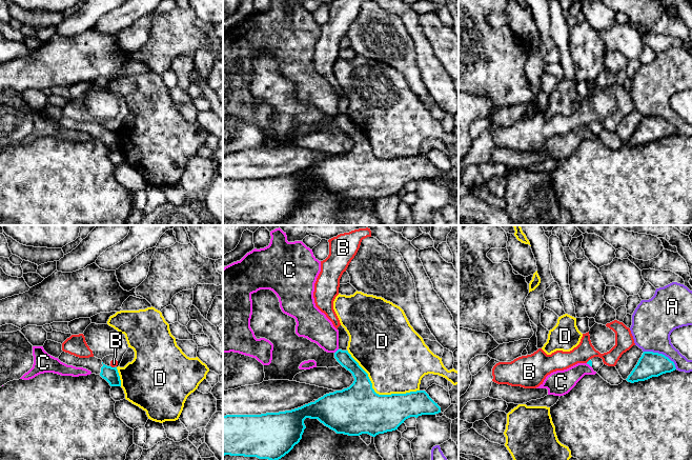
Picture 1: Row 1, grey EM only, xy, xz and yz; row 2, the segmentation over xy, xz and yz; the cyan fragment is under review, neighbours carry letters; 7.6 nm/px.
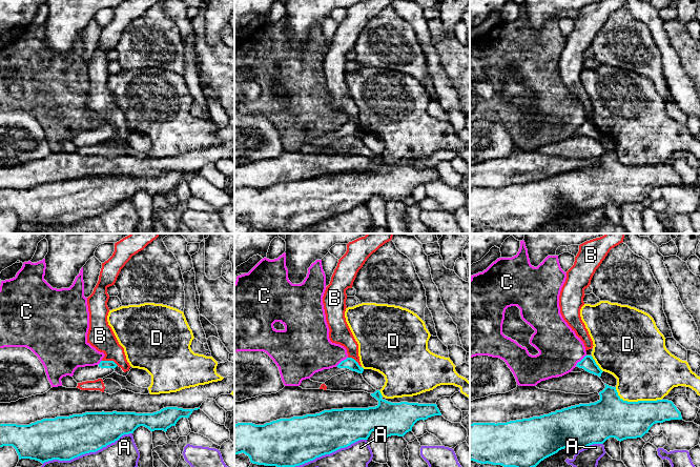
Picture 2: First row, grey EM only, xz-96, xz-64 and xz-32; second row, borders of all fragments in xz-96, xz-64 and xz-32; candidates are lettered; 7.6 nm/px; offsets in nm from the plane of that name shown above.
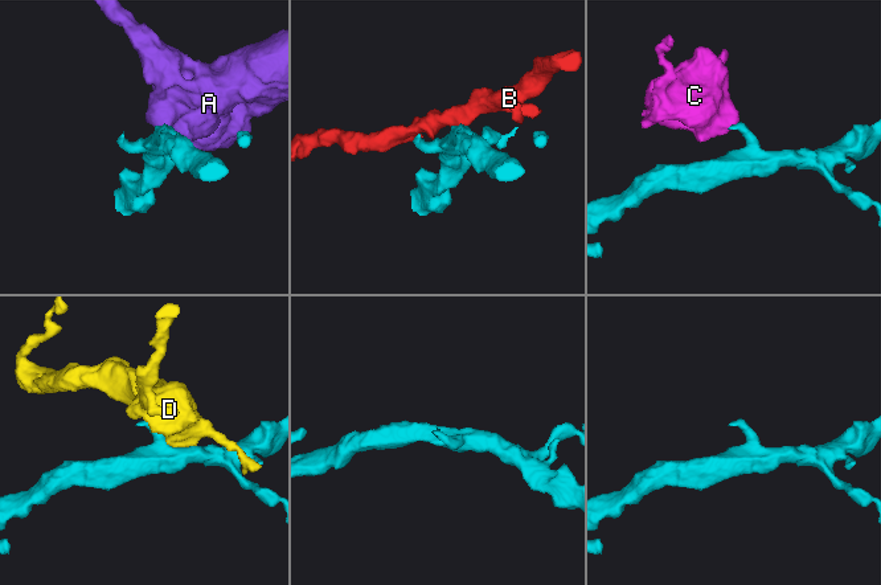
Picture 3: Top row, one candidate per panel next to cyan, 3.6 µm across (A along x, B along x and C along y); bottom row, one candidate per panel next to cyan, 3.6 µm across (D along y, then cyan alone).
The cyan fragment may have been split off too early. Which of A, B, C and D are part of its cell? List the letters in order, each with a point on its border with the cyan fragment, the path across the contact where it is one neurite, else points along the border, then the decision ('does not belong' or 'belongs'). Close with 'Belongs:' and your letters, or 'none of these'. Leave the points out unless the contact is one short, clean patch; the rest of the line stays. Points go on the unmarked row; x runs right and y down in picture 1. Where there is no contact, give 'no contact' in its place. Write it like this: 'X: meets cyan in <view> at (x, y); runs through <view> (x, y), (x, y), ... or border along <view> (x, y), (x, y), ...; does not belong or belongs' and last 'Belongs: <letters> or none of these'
A: meets cyan in yz at (662, 118); does not belong
B: meets cyan in xy at (113, 132); does not belong
C: meets cyan in xz at (337, 115); border along xz (338, 113), (334, 117); does not belong
D: meets cyan in xz at (375, 157); does not belong
Belongs: none of these

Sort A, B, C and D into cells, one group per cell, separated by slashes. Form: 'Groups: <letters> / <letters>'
Groups: A / B / C / D

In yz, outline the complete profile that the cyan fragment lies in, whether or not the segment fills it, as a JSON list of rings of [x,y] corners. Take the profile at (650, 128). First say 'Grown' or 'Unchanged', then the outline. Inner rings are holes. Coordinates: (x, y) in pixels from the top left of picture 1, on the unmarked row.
Unchanged. [[[644,116],[626,144],[631,147],[645,145],[652,141],[671,137],[675,134],[674,126],[665,119],[653,116]]]

